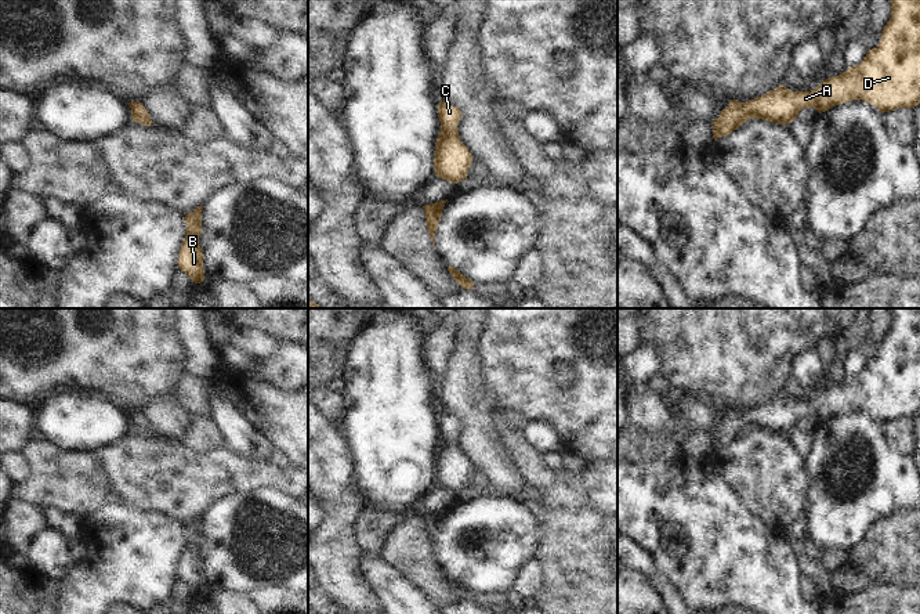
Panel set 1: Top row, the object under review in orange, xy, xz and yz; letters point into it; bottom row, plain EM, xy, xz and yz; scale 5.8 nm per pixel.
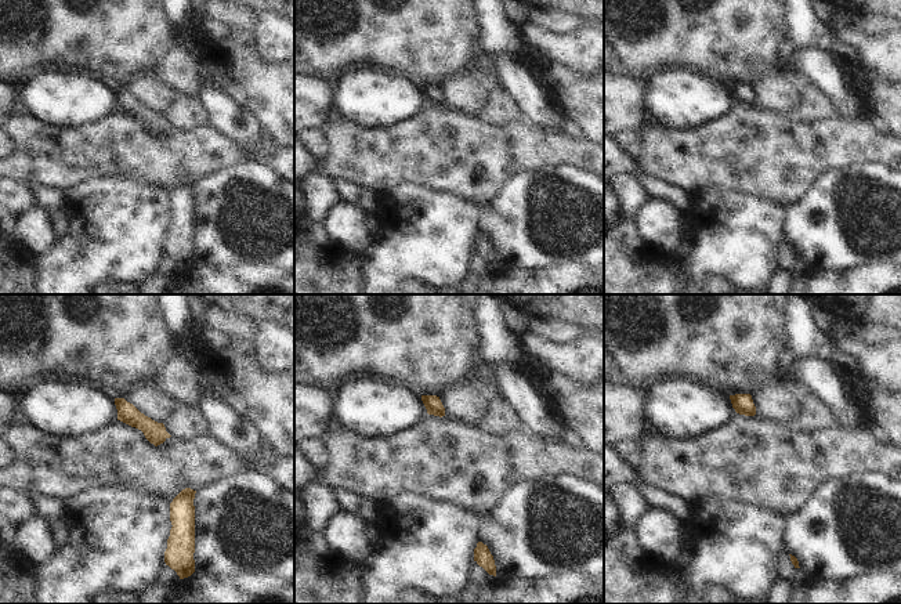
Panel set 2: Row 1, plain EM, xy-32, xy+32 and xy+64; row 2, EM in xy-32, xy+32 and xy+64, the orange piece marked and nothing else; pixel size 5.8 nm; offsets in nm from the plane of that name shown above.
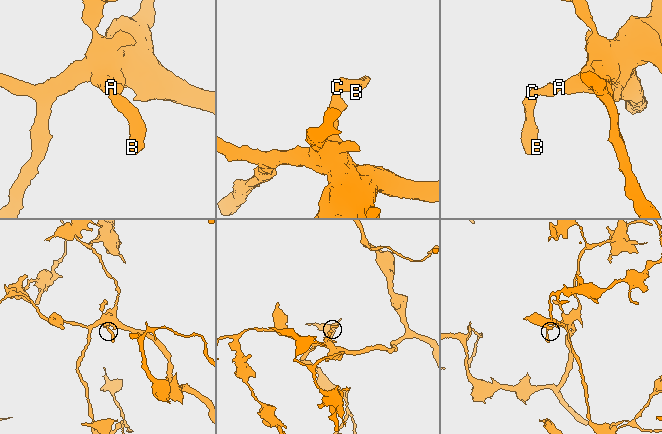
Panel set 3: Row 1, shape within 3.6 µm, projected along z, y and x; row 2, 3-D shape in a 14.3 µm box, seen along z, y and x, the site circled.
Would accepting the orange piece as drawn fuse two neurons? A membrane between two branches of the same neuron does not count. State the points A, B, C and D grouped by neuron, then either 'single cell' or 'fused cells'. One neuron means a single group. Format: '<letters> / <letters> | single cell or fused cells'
A B C D | single cell

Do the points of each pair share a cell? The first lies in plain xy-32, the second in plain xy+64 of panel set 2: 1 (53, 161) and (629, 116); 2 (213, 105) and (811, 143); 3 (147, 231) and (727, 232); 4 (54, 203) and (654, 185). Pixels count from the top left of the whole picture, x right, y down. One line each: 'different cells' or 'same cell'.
1: different cells
2: different cells
3: same cell
4: same cell

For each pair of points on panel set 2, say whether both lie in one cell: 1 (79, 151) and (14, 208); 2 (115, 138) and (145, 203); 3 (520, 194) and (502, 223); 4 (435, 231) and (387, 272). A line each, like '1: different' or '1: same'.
1: different
2: different
3: same
4: same

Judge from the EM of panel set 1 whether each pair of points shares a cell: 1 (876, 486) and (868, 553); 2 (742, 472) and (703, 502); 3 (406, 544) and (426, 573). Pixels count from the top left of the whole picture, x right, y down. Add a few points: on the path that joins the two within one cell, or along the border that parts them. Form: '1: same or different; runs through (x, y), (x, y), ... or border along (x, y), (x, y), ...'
1: different; border along (899, 509), (877, 519), (864, 538), (850, 549)
2: different; border along (712, 455), (717, 473), (746, 509)
3: same; runs through (408, 551), (419, 566)

